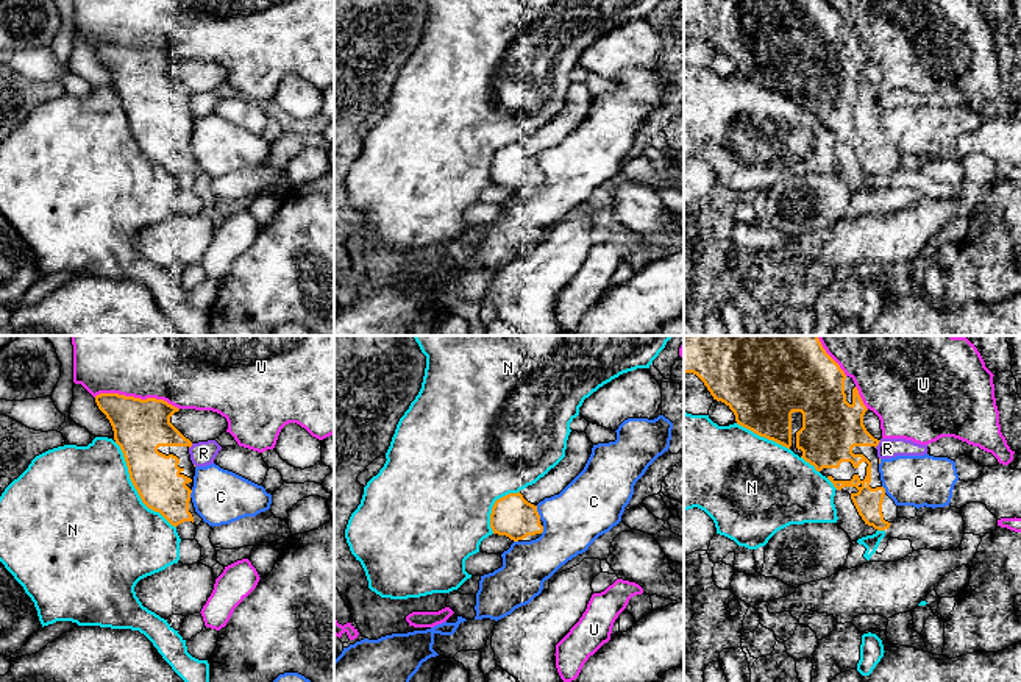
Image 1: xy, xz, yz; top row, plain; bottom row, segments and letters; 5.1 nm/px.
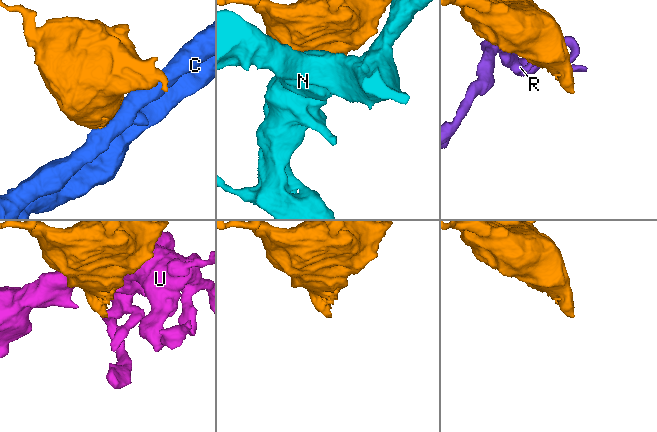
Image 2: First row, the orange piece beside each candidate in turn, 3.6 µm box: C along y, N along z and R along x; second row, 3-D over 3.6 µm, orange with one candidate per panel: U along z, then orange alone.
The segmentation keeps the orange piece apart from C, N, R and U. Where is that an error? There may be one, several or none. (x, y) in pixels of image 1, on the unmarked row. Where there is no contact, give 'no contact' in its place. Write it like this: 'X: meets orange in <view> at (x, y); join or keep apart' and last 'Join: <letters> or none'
C: meets orange in xz at (537, 163); keep apart
N: meets orange in xy at (135, 138); keep apart
R: meets orange in yz at (878, 94); keep apart
U: meets orange in xy at (136, 49); keep apart
Join: none

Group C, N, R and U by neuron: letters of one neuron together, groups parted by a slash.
C / N / R / U

